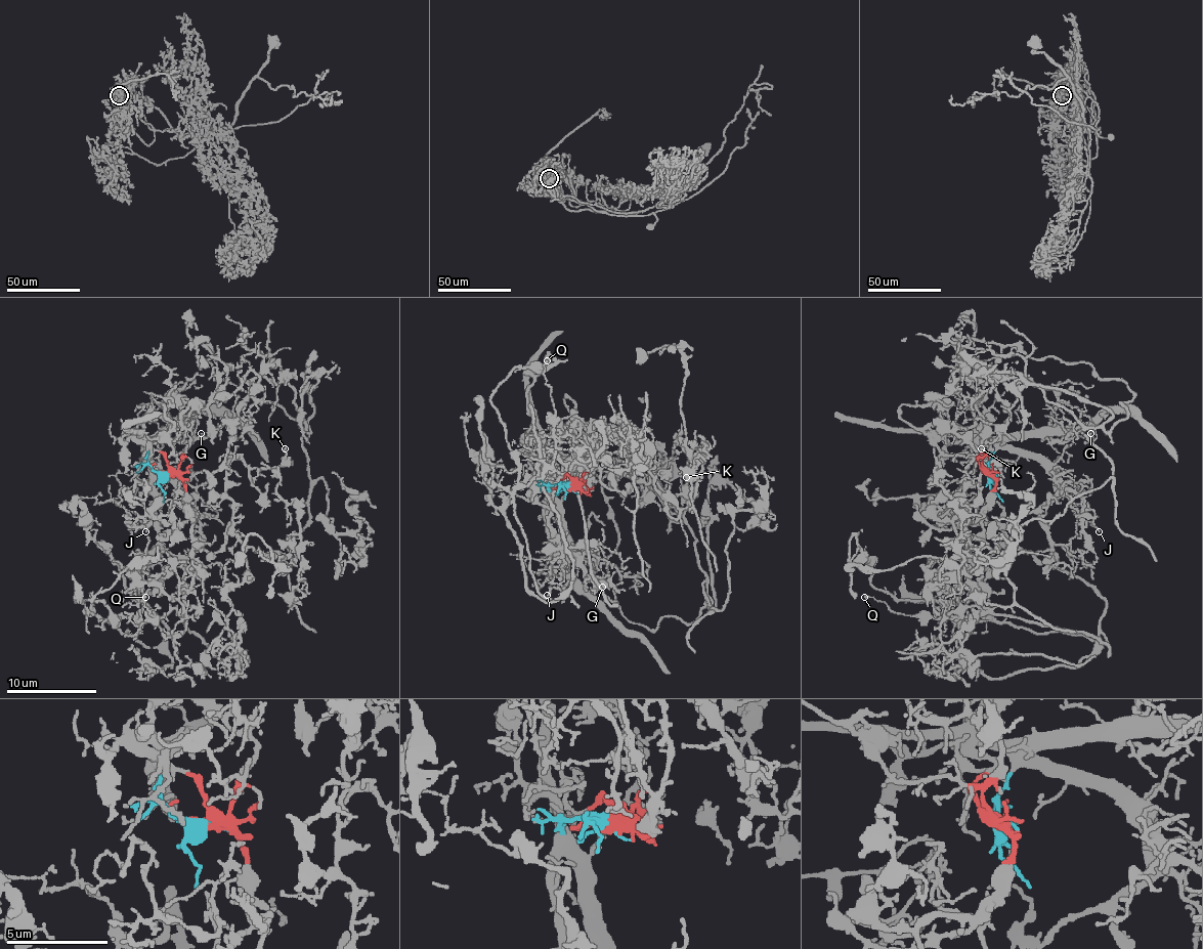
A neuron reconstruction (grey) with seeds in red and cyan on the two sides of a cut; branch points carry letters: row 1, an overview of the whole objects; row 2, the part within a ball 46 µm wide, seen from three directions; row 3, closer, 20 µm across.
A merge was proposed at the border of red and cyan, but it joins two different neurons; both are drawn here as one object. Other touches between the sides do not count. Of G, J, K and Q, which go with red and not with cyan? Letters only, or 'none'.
K, Q

